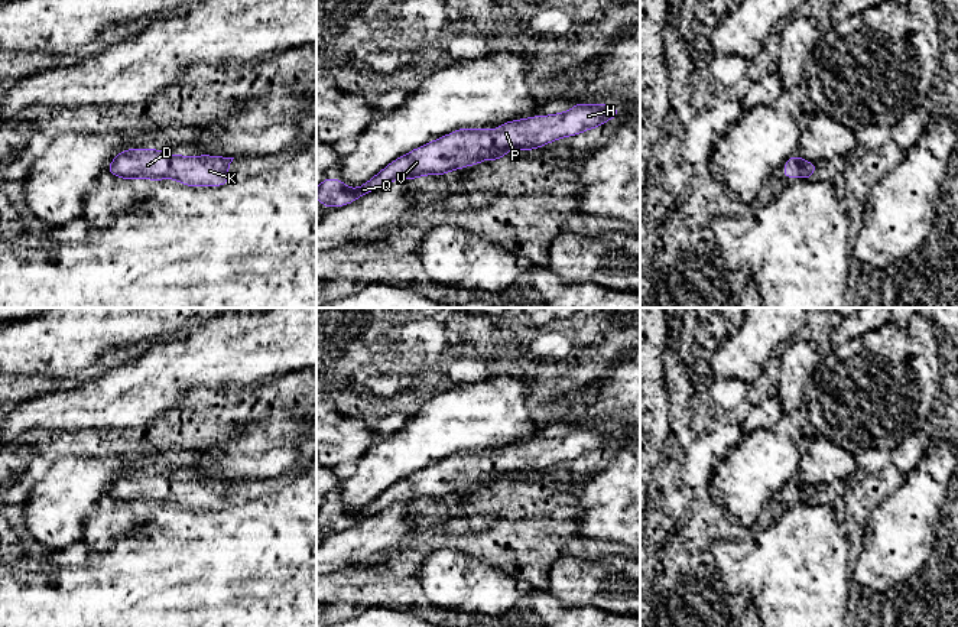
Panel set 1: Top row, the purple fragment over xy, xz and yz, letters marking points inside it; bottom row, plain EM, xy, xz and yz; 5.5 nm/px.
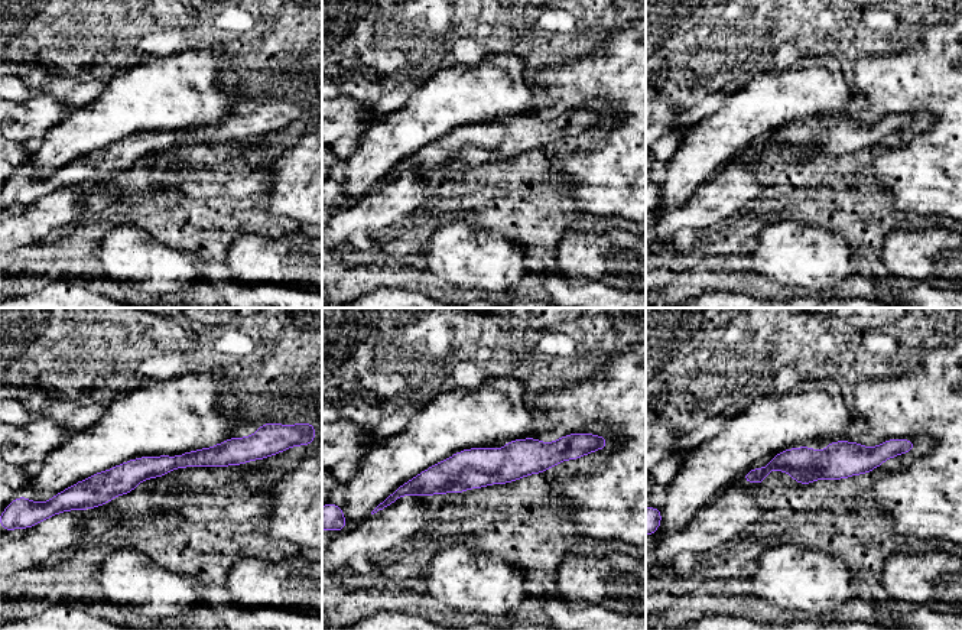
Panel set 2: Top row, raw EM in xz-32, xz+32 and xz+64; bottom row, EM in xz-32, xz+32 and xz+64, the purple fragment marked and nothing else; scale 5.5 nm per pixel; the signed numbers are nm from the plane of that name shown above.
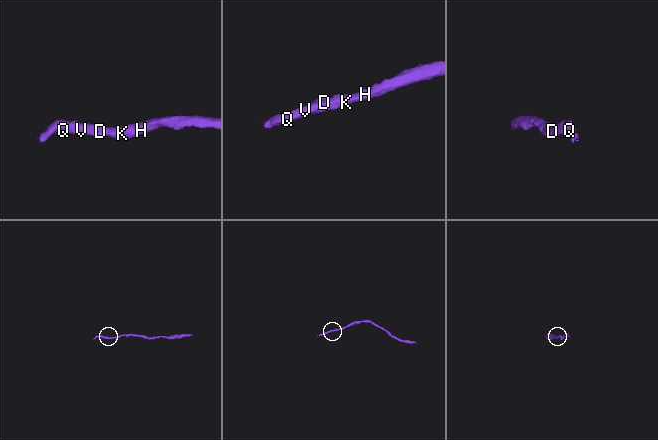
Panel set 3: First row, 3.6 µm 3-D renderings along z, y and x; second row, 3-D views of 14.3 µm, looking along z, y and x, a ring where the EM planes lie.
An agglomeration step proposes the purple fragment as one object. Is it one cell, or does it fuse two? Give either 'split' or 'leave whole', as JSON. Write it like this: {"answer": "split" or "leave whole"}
{"answer": "leave whole"}

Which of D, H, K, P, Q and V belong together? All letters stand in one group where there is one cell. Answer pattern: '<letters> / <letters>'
D H K P Q V

